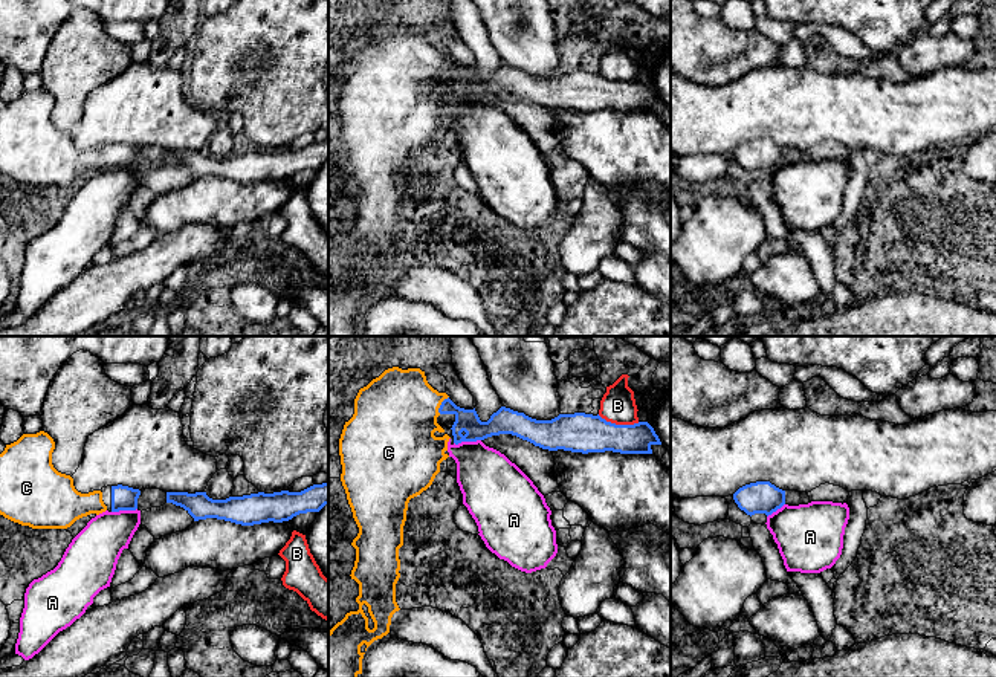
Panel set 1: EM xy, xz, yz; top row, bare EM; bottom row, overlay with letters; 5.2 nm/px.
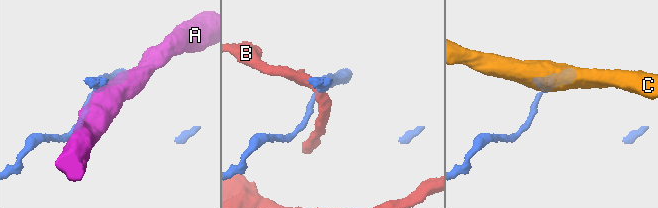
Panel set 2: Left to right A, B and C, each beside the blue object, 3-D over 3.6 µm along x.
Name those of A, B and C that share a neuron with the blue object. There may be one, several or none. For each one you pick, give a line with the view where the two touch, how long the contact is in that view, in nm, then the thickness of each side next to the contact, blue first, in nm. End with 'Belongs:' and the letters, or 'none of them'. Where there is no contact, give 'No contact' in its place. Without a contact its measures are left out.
C: Touches blue in xz. Shared border 110 nm. Thickness 120 nm (blue) against 440 nm
Belongs: C

